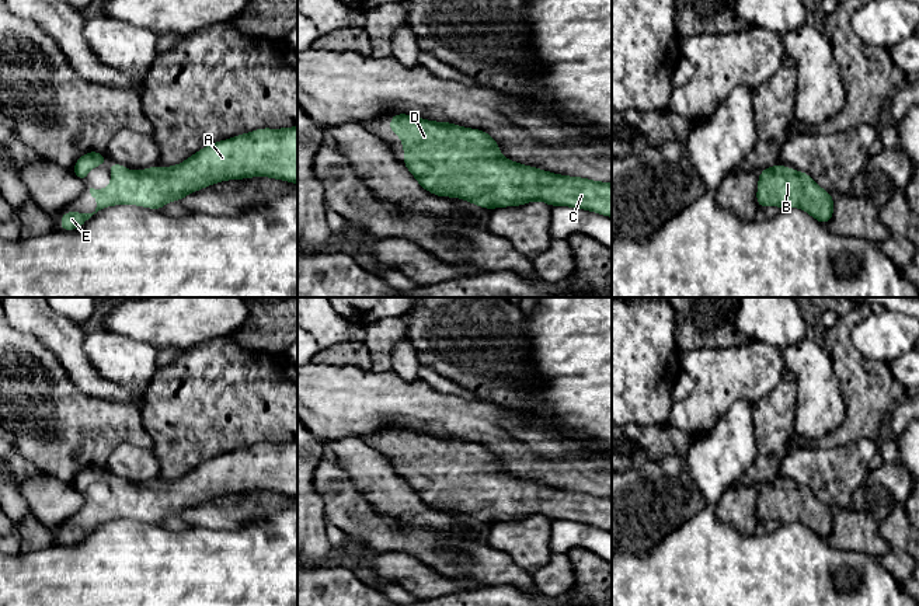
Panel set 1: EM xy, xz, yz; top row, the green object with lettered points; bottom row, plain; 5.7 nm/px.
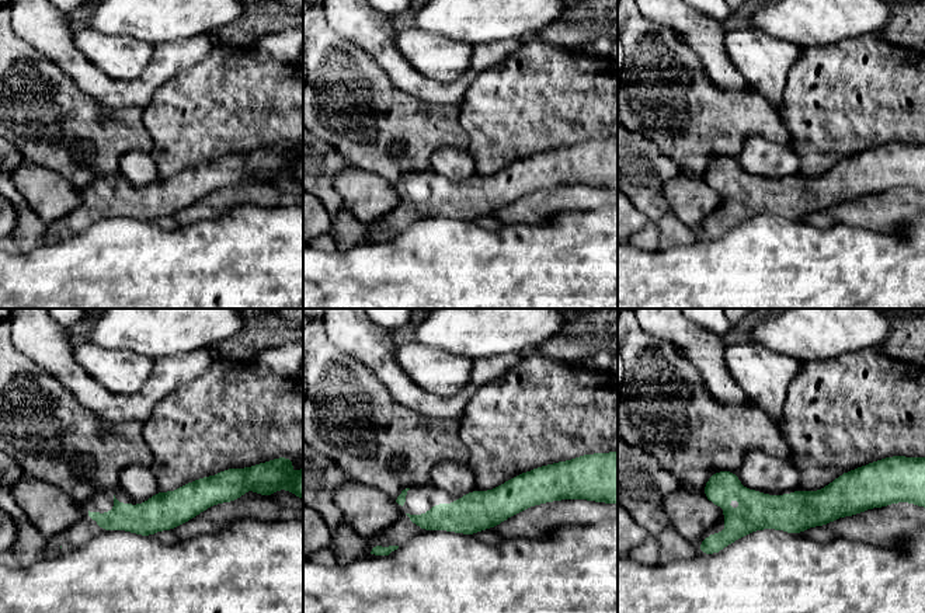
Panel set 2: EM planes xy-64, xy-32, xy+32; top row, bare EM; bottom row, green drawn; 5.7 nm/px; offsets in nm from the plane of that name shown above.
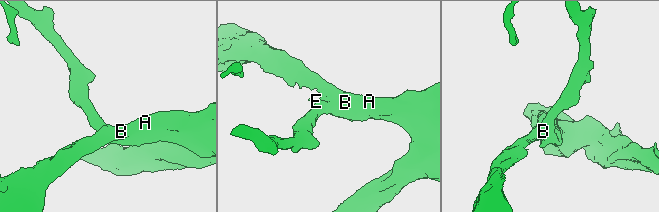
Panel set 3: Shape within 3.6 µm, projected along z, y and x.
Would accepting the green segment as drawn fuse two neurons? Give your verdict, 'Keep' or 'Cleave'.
Keep

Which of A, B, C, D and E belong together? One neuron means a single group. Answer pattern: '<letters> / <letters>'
A B C D E

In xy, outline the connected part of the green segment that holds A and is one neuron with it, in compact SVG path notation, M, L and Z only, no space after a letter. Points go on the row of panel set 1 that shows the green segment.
M297 126L269 129L262 128L250 133L233 136L202 147L185 161L174 167L156 166L135 173L122 164L109 164L111 184L105 189L90 188L98 205L93 213L66 210L59 230L74 230L81 227L94 213L112 205L137 205L160 210L171 201L181 201L188 194L226 180L241 180L251 177L269 177L297 184Z

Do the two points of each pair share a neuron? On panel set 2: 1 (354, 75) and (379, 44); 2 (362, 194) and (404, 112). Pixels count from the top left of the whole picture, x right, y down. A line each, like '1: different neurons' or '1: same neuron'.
1: different neurons
2: different neurons

